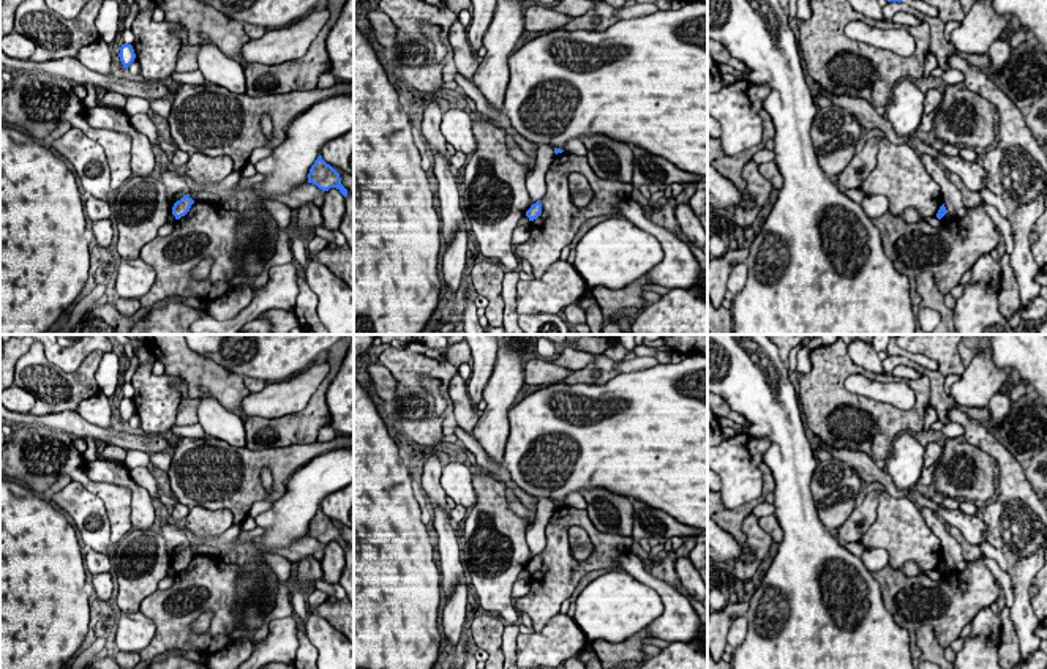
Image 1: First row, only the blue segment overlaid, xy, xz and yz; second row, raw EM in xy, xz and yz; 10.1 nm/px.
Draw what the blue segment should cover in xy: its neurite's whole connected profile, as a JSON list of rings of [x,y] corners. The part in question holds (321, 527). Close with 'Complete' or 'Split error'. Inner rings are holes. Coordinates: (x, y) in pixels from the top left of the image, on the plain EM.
[[[321,508],[310,522],[308,536],[316,538],[322,544],[336,541],[344,551],[347,549],[347,543],[341,538],[340,527],[327,518]]]. Complete

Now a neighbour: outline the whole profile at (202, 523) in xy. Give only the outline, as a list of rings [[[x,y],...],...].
[[[194,506],[185,518],[185,530],[190,530],[199,541],[190,544],[190,551],[196,554],[199,544],[208,544],[212,536],[224,533],[234,525],[234,516],[231,510],[207,510],[204,506]]]

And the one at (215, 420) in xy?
[[[202,394],[197,406],[202,429],[232,447],[246,447],[245,418],[226,410],[213,396]]]

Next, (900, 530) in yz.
[[[880,492],[876,521],[861,536],[865,549],[884,549],[889,554],[889,565],[902,570],[906,562],[916,562],[921,573],[936,570],[943,559],[940,538],[927,527],[921,510],[908,497],[892,497]]]

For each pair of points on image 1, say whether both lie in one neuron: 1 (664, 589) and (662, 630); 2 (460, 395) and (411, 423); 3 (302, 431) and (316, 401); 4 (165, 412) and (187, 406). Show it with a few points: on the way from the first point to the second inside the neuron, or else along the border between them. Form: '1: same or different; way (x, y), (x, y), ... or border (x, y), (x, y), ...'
1: same; way (670, 598), (670, 620)
2: different; border (458, 373), (450, 381), (447, 390), (454, 414)
3: same; way (307, 423), (316, 414), (316, 409)
4: different; border (183, 381), (179, 385), (180, 403), (172, 425)

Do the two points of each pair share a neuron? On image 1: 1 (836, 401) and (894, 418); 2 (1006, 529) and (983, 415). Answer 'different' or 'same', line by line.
1: same
2: different

